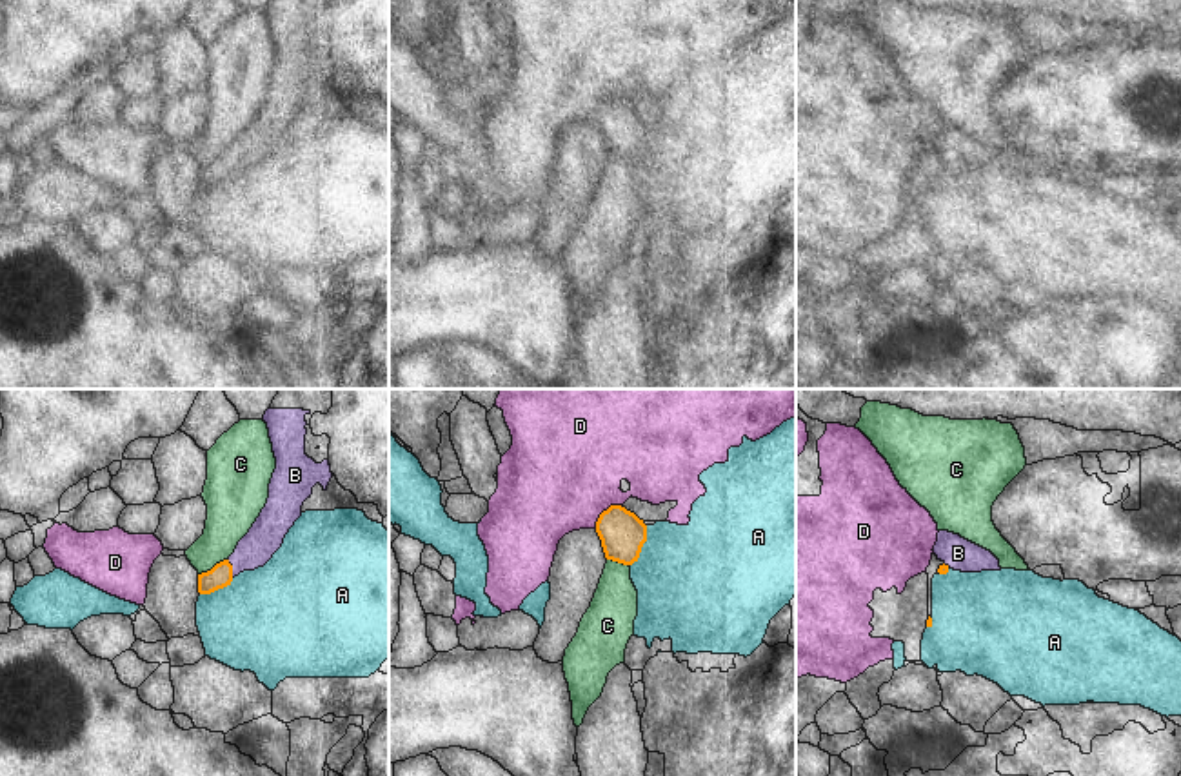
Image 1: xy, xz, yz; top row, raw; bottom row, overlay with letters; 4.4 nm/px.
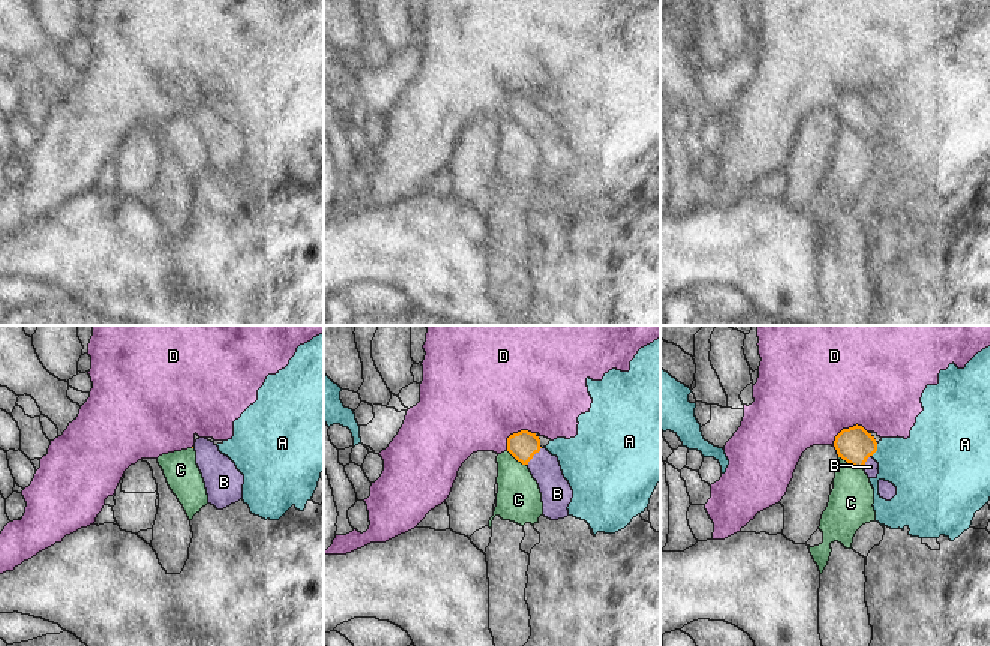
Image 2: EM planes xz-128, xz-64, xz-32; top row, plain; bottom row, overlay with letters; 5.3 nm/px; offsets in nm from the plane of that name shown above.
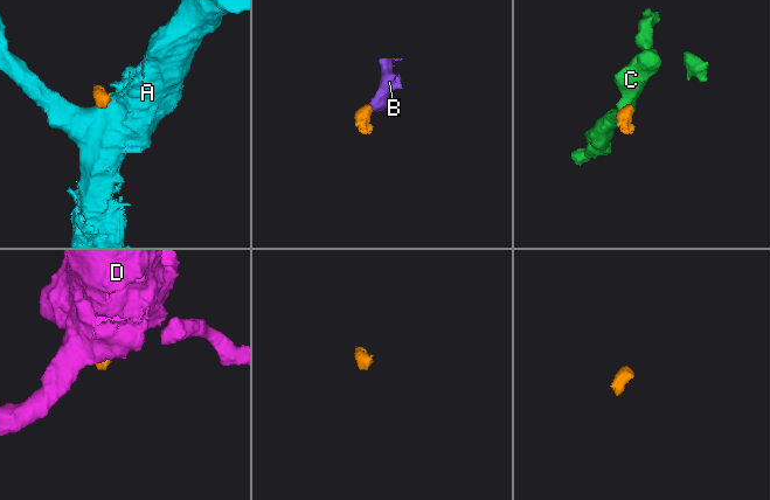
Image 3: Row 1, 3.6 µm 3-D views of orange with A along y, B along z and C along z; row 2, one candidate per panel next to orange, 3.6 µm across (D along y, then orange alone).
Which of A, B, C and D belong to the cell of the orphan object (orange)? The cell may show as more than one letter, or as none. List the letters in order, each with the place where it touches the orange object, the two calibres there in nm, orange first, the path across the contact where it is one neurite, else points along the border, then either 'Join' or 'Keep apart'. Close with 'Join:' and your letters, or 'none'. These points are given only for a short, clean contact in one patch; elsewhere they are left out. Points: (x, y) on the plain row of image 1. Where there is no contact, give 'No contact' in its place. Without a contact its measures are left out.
A: Touches orange at xz (642, 139). Thickness 200 nm (orange) against 460 nm. Boundary: xz (647, 119), (647, 133), (629, 159). Keep apart
B: Touches orange at xy (231, 160). Thickness 100 nm (orange) against 160 nm. Path across: xy (220, 168), (231, 160), (255, 142). Join
C: Touches orange at xy (213, 160). Thickness 100 nm (orange) against 200 nm. Boundary: xy (226, 151), (198, 168). Keep apart
D: Touches orange at xz (604, 104). Thickness 200 nm (orange) against 500 nm. Boundary: xz (620, 97), (611, 97), (600, 108), (595, 120). Keep apart
Join: B.

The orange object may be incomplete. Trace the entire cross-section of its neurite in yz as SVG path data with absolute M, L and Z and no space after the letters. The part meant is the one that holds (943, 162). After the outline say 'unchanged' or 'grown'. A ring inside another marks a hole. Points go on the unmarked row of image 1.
M948 124L938 125L932 144L943 154L938 162L939 167L947 167L950 162L961 165L1001 164L999 153L990 144Z; grown

